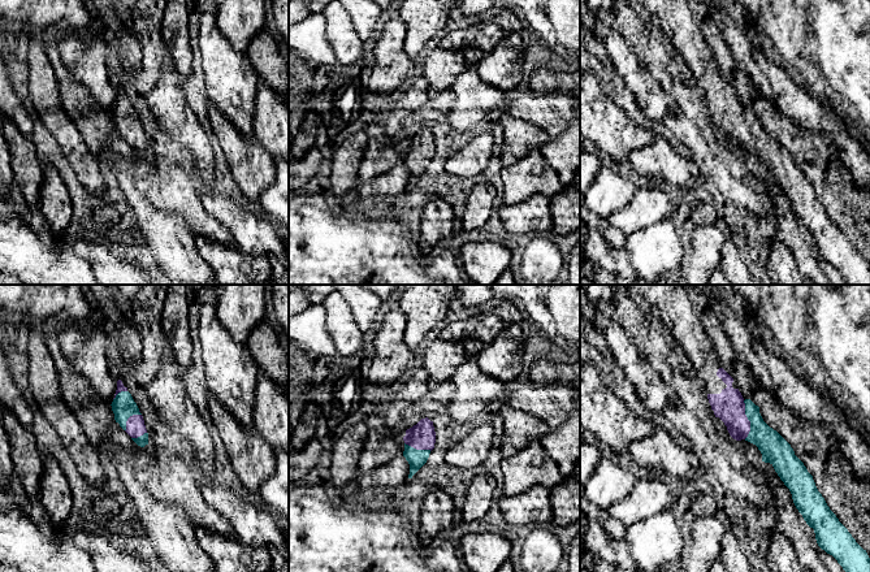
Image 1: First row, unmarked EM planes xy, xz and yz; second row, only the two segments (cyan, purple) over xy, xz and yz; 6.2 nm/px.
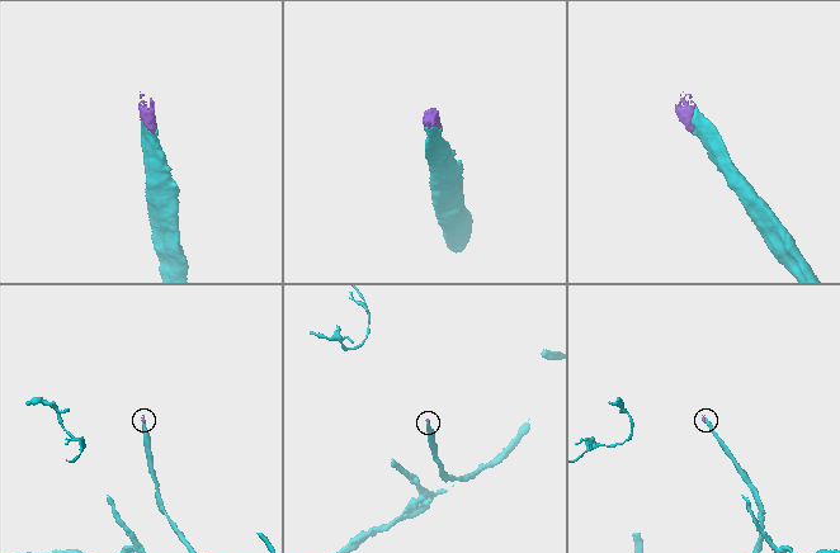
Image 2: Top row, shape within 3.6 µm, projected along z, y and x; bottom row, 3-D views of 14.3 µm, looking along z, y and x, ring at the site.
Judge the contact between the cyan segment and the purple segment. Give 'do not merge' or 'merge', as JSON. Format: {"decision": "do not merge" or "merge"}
{"decision": "merge"}

